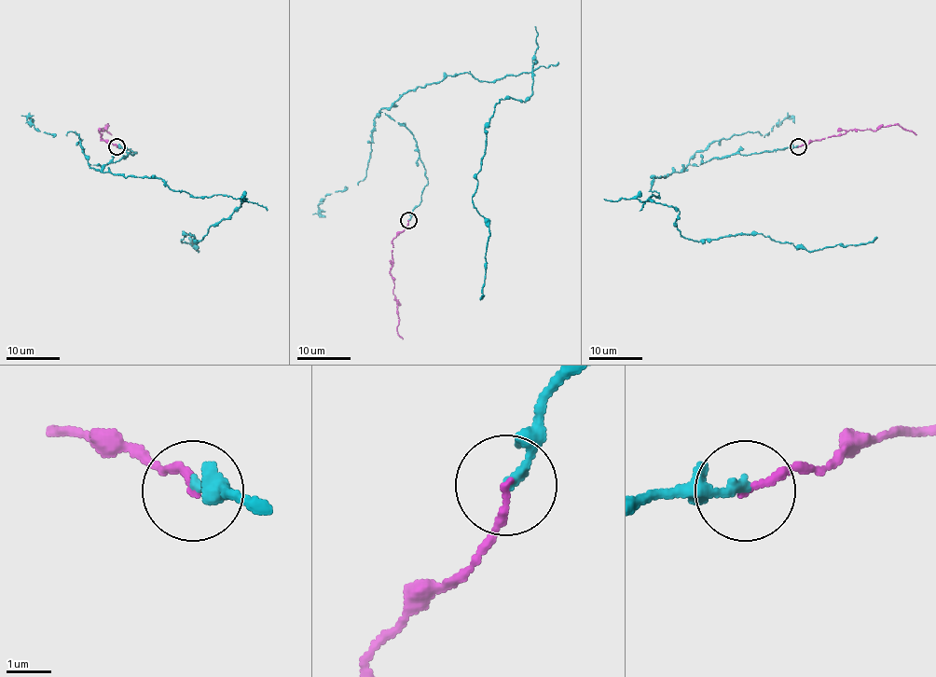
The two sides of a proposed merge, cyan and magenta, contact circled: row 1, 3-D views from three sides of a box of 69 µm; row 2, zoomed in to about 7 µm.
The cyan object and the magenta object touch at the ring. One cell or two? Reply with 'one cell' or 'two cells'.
one cell

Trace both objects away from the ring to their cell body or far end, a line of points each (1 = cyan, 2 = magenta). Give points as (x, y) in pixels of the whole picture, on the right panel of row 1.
1: (797, 147), (653, 178), (652, 200), (703, 241), (762, 233), (816, 251), (876, 236)
2: (797, 147), (842, 135), (850, 130), (875, 130), (900, 125), (916, 135)

